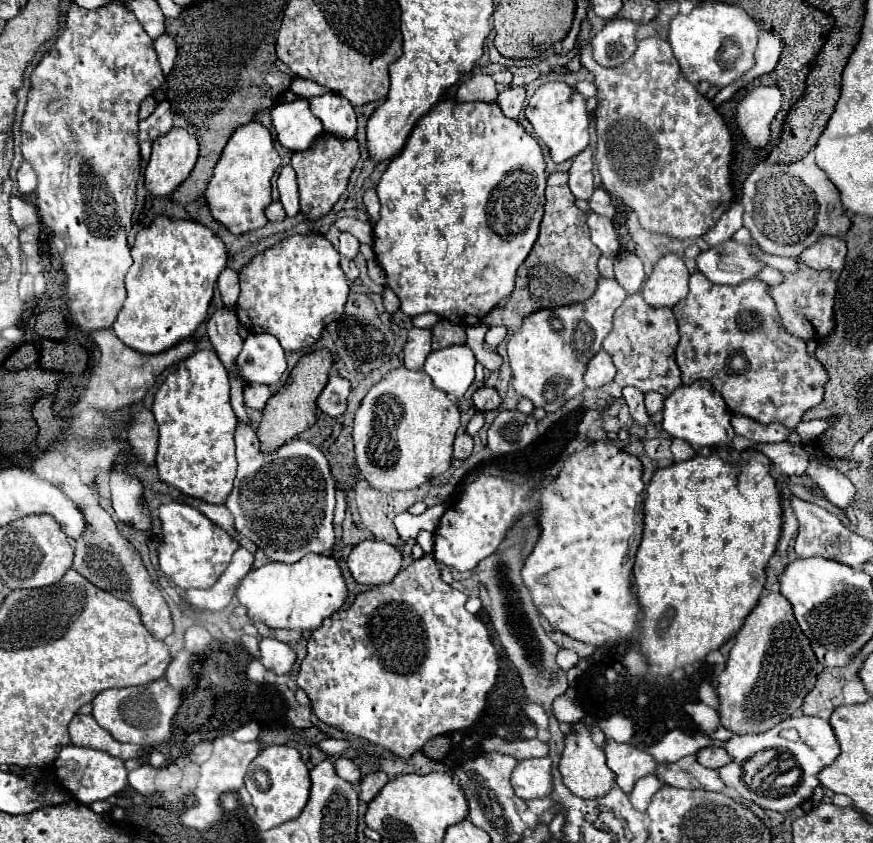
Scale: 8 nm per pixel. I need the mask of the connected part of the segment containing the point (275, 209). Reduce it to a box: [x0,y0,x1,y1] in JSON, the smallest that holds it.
[266,202,286,222]

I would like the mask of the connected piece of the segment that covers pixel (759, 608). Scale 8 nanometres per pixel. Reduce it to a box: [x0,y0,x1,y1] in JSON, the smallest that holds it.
[720,592,818,734]

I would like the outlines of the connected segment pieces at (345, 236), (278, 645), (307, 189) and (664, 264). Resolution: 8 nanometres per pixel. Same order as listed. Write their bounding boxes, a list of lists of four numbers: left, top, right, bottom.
[[338,232,360,258],[258,638,296,674],[292,134,360,220],[642,254,688,308]]

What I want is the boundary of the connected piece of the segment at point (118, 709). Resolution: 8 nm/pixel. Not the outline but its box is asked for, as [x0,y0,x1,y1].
[92,678,182,748]

